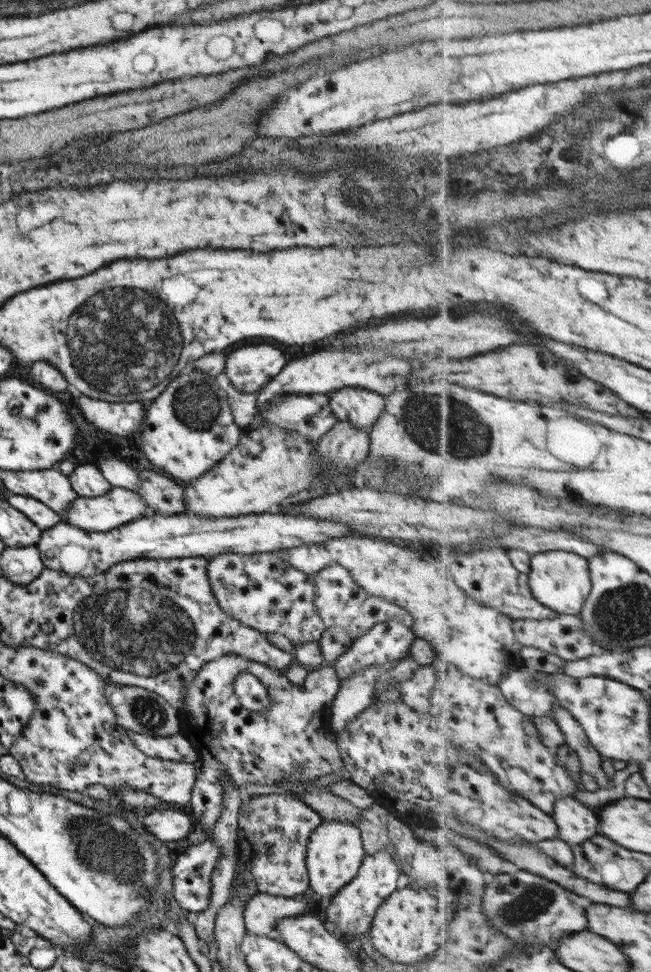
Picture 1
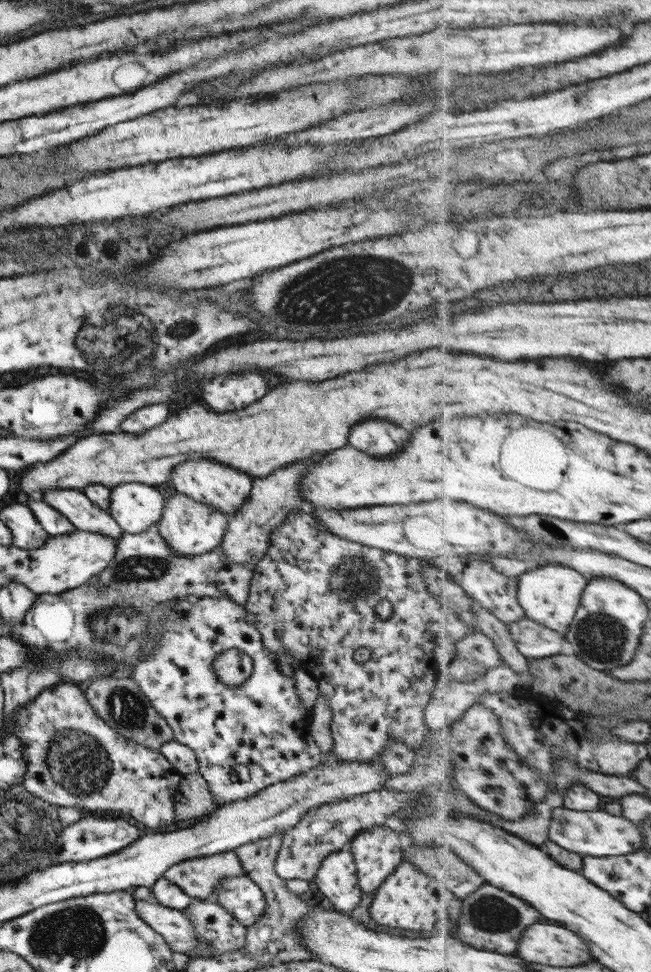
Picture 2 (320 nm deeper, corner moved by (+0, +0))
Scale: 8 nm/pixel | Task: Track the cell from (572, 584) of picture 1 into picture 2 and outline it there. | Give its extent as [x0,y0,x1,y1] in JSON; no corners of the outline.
[518,562,590,636]

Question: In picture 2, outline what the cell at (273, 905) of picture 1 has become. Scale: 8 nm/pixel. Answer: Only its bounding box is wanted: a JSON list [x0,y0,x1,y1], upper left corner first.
[182,898,246,956]

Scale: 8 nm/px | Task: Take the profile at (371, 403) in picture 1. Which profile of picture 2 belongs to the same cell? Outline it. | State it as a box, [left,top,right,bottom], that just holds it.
[347,419,409,459]

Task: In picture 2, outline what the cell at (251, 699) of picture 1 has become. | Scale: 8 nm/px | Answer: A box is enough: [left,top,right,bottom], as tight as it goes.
[211,648,251,687]

